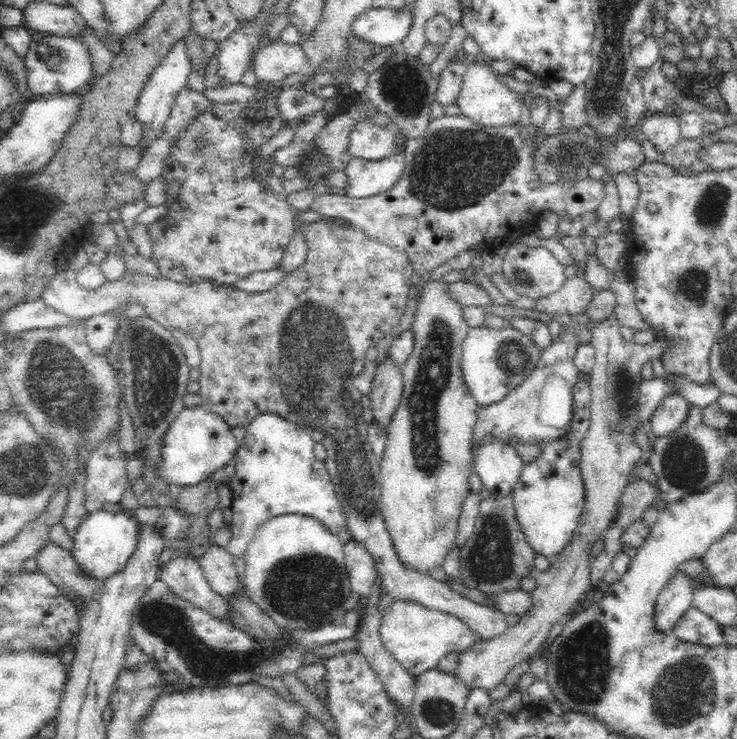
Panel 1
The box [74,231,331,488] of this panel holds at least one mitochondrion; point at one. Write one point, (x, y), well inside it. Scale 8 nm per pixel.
(151, 390)

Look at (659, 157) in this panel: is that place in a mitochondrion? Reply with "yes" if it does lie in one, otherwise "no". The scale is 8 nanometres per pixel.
no

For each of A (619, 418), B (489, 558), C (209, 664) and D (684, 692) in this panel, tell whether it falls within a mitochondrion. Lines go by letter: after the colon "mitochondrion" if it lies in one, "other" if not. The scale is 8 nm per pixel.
A: mitochondrion
B: mitochondrion
C: mitochondrion
D: mitochondrion

